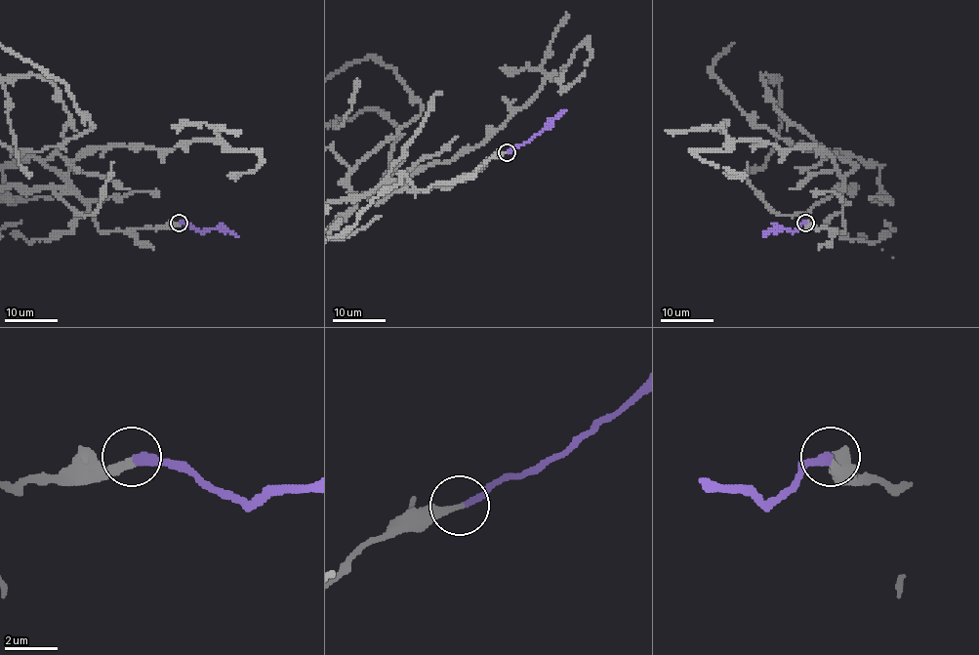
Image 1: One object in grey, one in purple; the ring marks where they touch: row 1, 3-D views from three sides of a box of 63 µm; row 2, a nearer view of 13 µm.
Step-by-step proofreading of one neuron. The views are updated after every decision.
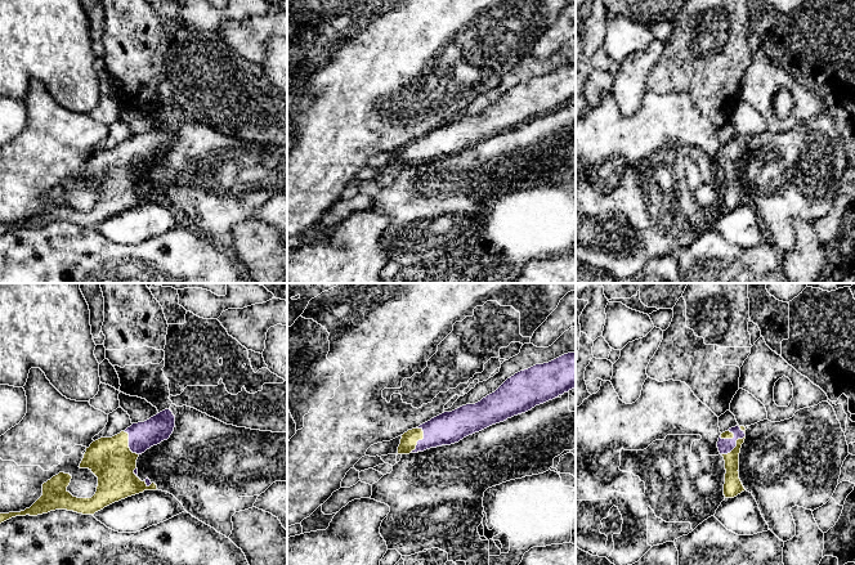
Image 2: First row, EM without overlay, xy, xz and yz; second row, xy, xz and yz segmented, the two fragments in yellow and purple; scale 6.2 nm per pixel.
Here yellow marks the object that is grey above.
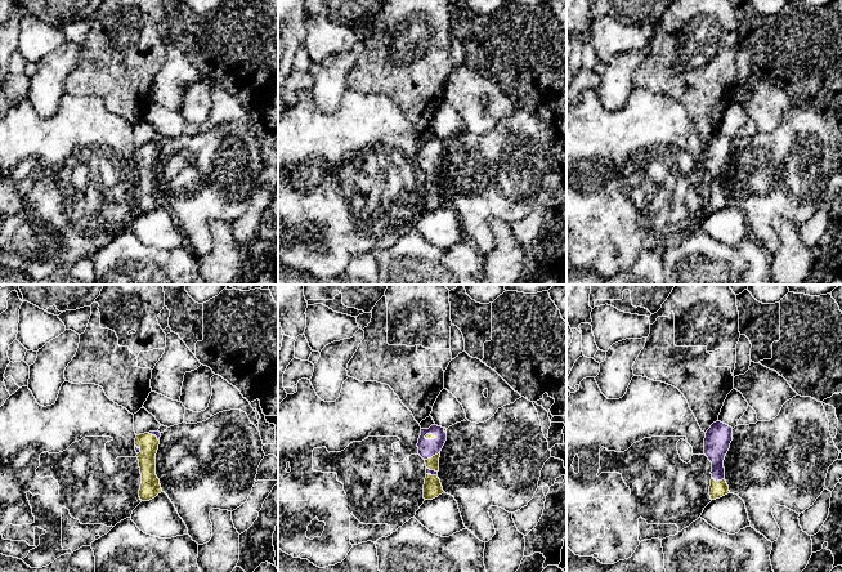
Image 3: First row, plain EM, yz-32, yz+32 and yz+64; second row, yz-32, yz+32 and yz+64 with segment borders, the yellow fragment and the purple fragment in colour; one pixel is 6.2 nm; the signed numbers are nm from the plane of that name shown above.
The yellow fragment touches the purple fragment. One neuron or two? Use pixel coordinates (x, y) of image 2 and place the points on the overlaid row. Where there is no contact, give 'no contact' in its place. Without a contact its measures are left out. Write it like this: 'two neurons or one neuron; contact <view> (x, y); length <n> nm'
one neuron; contact yz (737, 442); length 220 nm

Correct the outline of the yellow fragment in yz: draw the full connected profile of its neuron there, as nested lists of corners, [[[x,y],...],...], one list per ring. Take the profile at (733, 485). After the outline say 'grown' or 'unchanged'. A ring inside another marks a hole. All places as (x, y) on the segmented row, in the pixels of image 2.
[[[735,426],[722,432],[717,441],[720,454],[725,461],[725,484],[724,496],[725,498],[734,498],[742,492],[744,486],[739,479],[739,453],[742,444],[746,439],[746,427]]] | grown

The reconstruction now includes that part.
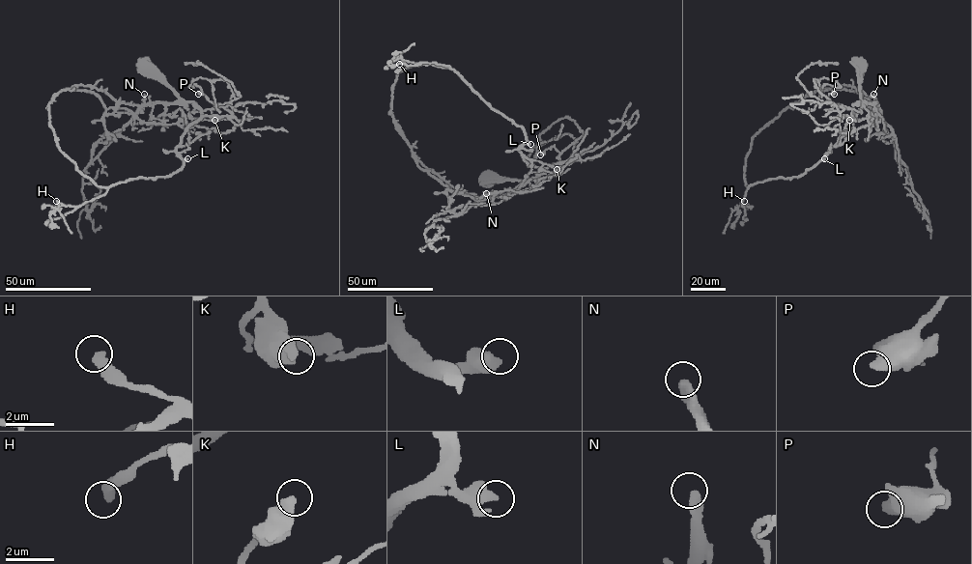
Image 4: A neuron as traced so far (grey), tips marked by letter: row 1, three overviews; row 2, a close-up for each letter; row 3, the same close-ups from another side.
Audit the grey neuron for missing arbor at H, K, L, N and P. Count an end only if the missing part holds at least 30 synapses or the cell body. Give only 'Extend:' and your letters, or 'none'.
Extend: L, N

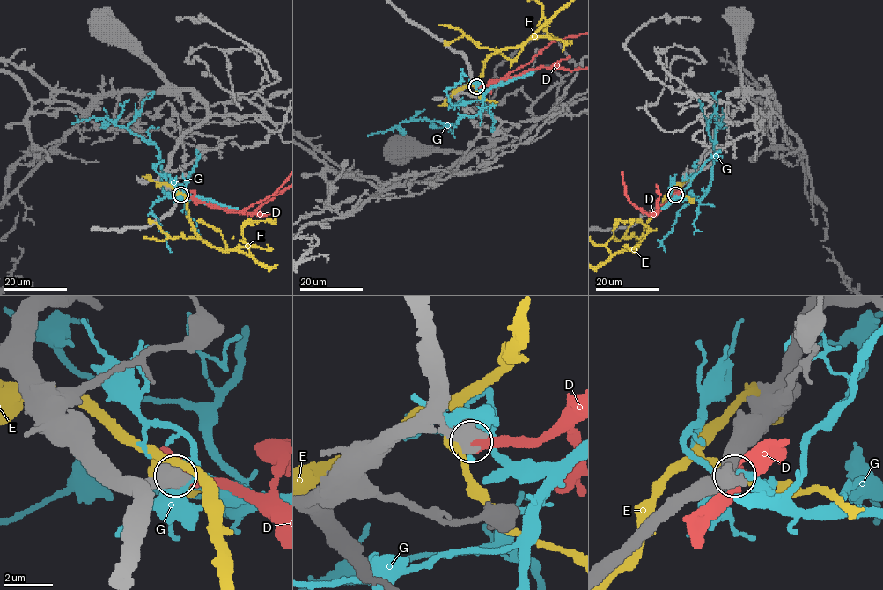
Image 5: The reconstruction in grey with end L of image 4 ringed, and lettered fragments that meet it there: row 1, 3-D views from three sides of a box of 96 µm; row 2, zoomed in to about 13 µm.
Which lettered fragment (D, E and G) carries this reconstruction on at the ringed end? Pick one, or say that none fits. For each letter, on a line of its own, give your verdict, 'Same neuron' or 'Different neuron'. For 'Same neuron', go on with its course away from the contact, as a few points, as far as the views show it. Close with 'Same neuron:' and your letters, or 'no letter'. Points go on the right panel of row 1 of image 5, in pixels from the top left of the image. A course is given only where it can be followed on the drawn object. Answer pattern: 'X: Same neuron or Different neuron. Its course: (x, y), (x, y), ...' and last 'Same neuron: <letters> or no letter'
D: Same neuron
E: Different neuron
G: Different neuron
Same neuron: D

